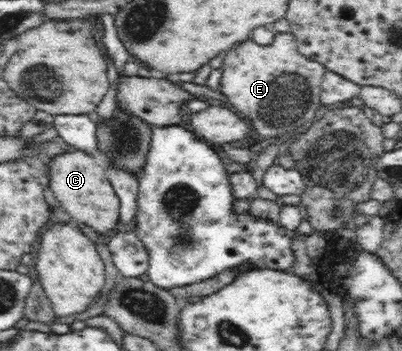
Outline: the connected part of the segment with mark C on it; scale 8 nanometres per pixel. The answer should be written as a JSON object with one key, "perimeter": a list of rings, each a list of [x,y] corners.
{"perimeter":[[[72,148],[72,151],[64,151],[54,160],[45,161],[45,163],[47,187],[76,221],[90,225],[98,233],[104,233],[116,227],[119,217],[119,197],[114,193],[107,178],[107,170],[97,155]]]}

